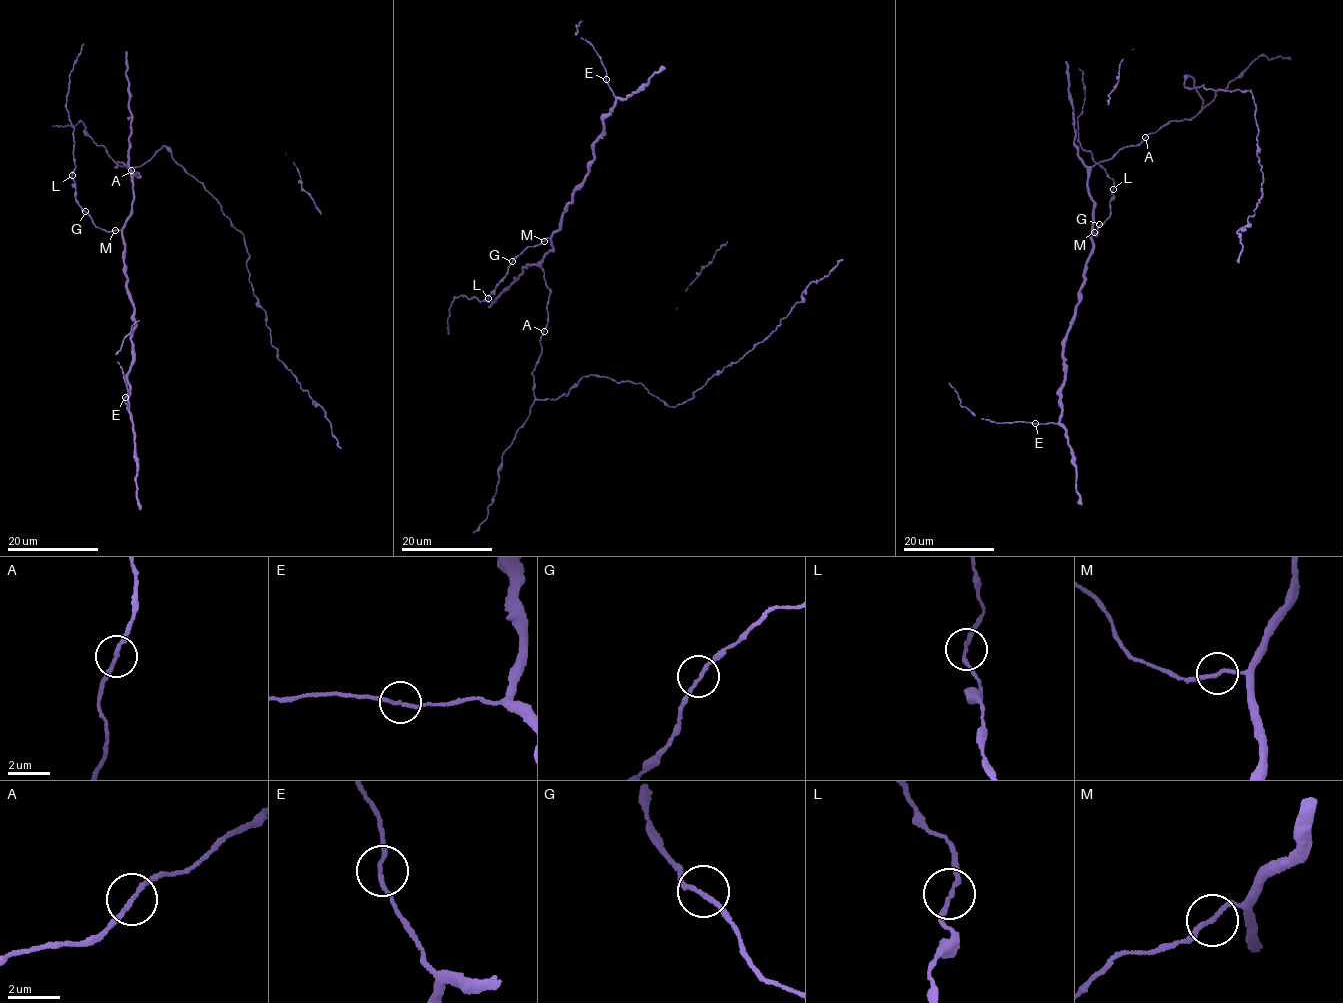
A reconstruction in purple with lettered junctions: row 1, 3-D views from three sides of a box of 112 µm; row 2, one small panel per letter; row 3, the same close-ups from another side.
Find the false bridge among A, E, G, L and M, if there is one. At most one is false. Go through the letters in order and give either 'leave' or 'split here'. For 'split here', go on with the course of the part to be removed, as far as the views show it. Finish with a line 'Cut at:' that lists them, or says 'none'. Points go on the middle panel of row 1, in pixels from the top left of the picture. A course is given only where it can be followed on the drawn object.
A: leave
E: leave
G: leave
L: leave
M: leave
Cut at: none

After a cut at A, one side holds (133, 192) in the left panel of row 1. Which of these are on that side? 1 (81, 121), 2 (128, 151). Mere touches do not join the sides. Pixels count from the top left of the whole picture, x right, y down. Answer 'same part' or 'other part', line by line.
1: other part
2: same part

